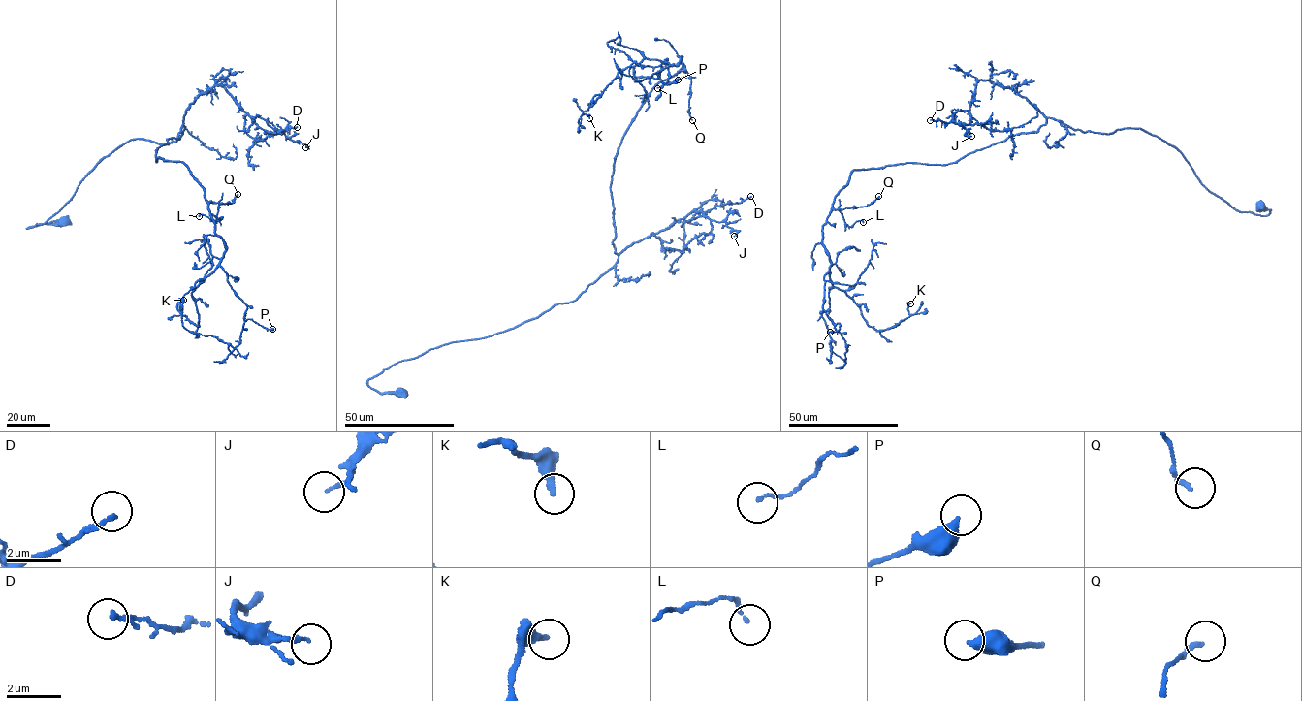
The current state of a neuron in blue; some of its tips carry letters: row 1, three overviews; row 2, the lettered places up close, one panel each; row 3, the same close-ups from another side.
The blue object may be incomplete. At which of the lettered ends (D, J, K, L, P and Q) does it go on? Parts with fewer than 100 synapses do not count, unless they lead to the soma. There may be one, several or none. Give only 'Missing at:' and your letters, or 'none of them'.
Missing at: none of them

